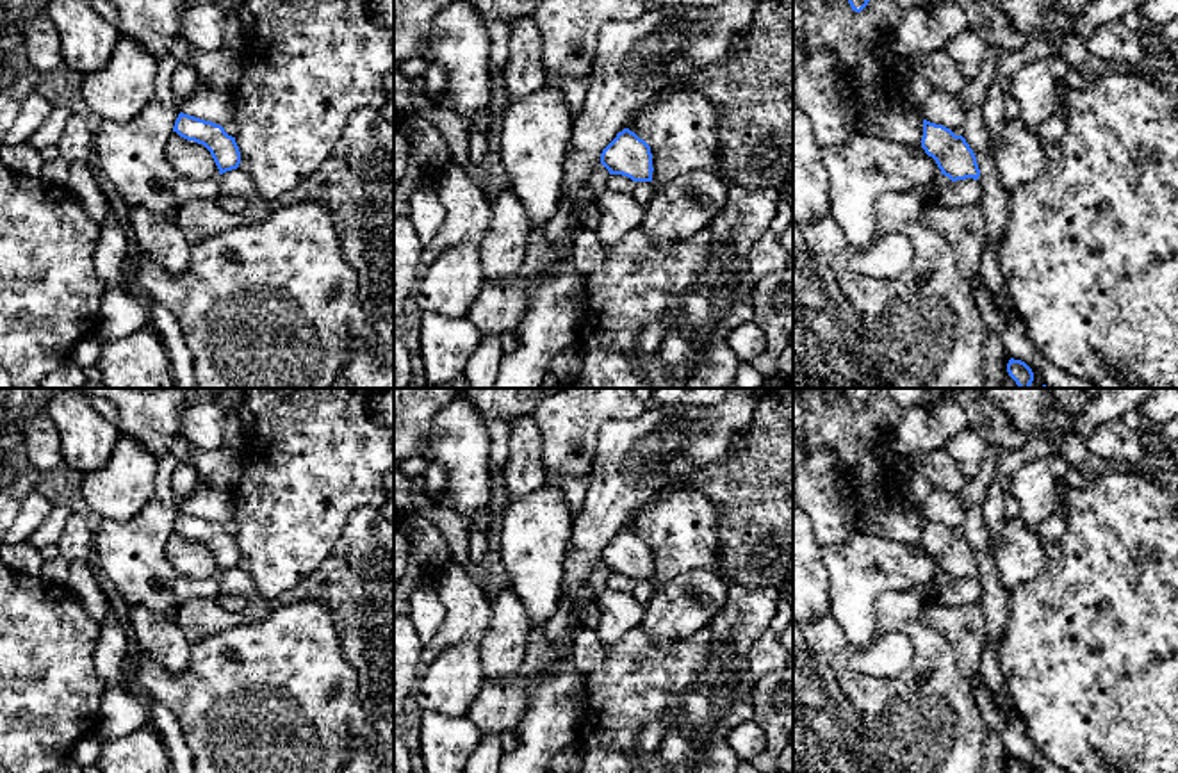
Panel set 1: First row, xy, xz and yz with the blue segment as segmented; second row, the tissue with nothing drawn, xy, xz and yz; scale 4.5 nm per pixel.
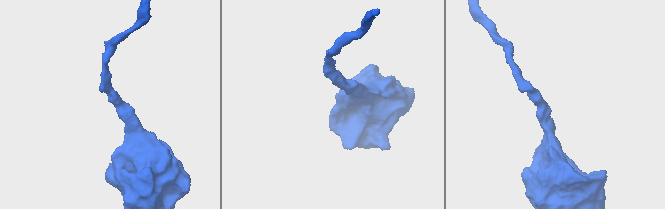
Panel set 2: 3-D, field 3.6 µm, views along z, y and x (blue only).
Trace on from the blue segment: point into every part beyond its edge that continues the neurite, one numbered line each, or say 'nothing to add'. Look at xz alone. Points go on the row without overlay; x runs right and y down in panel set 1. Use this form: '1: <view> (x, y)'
nothing to add

